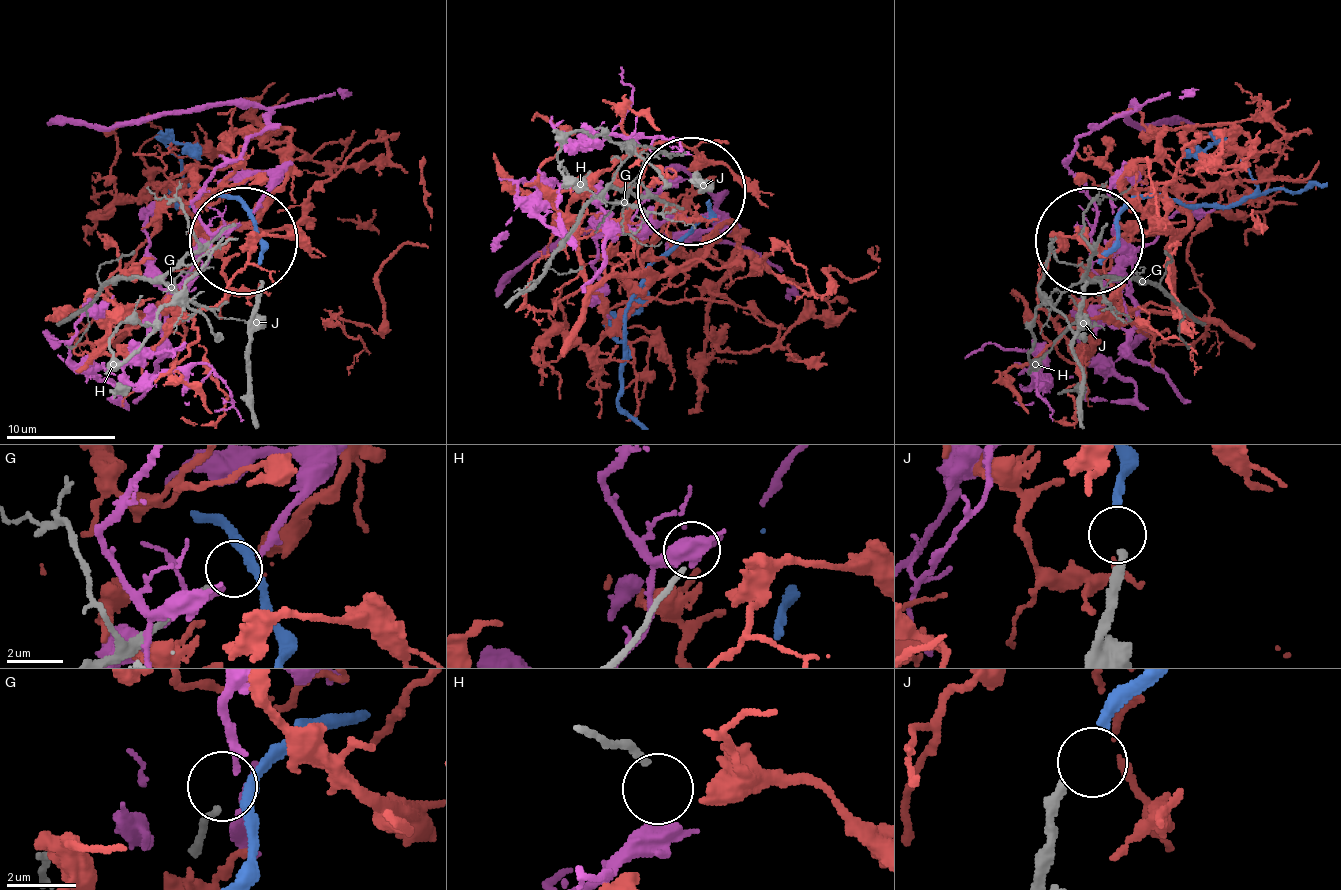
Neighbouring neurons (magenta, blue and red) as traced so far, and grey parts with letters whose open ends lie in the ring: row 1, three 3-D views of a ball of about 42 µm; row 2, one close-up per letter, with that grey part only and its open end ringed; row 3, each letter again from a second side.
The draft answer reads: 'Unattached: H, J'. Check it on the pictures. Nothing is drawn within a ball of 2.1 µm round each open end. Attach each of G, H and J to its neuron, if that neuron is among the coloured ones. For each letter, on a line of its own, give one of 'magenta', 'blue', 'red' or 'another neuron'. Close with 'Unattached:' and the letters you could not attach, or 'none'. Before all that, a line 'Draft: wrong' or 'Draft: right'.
Draft: wrong
G: another neuron
H: another neuron
J: blue
Unattached: G, H

